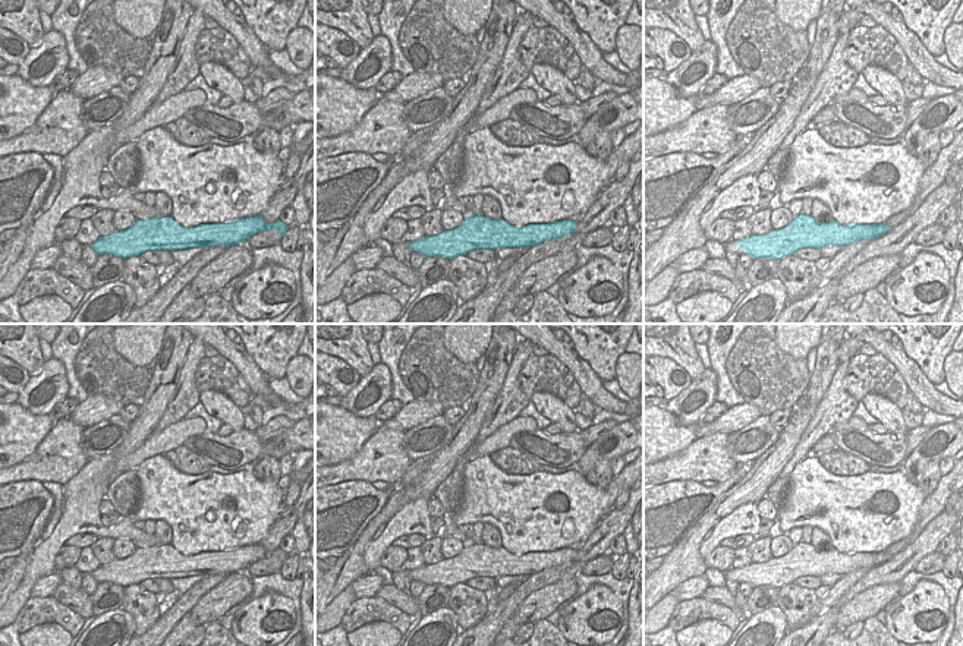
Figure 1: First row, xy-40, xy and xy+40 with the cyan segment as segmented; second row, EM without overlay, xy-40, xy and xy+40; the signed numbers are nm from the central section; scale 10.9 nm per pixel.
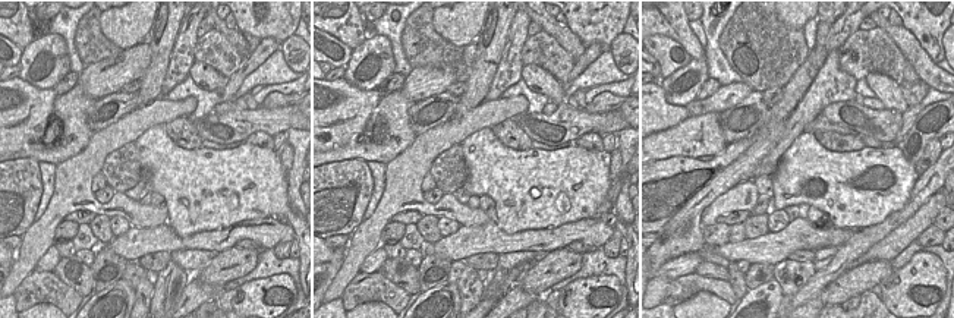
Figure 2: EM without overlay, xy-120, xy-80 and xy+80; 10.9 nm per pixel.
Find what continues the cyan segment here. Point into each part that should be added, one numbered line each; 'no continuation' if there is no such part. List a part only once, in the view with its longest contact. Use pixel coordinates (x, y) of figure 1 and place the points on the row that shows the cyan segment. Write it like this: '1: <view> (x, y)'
1: xy+40 (730, 246)

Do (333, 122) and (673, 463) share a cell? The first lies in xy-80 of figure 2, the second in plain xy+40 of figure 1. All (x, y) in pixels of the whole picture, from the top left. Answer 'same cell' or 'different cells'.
different cells

